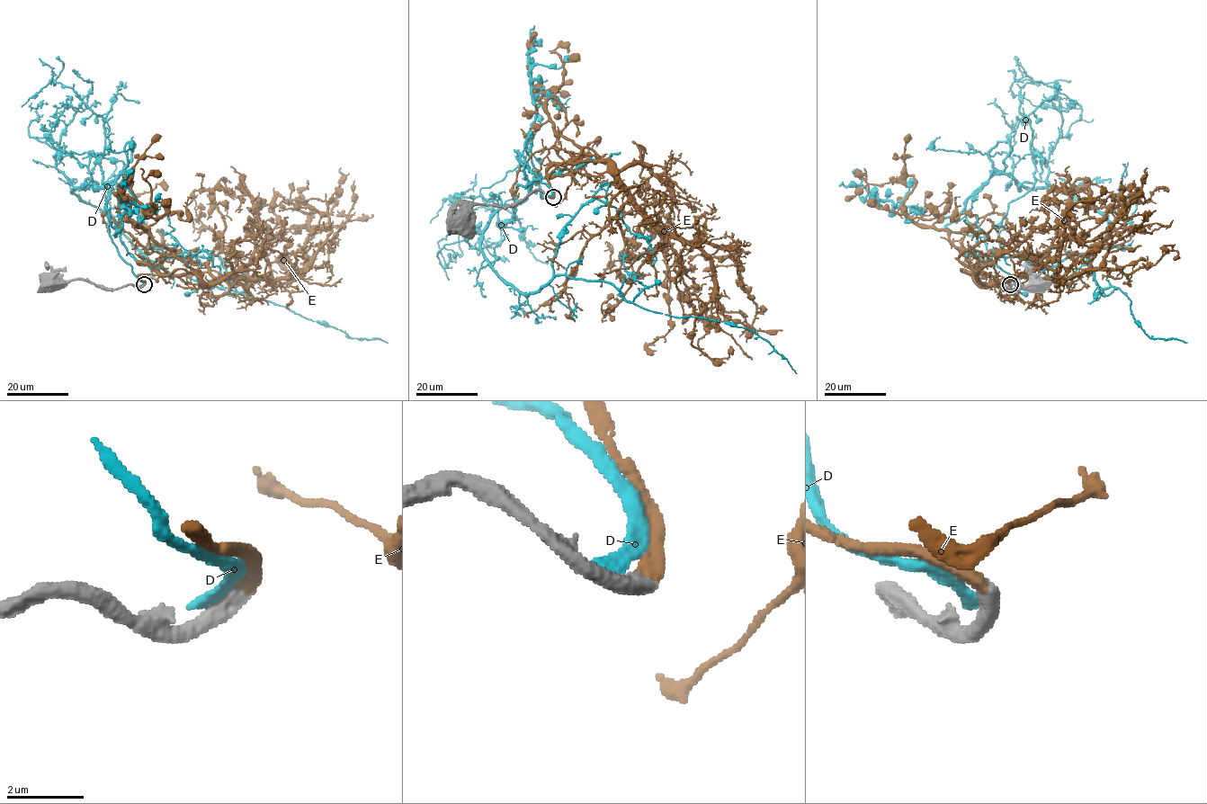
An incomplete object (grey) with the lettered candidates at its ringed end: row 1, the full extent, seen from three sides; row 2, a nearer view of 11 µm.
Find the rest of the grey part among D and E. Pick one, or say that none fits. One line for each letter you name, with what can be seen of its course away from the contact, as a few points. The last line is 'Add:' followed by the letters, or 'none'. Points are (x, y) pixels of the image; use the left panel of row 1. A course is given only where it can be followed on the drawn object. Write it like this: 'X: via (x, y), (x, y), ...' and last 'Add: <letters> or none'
E: via (144, 283), (141, 274), (193, 272), (202, 283), (297, 278), (309, 219), (330, 211), (341, 168)
Add: E

